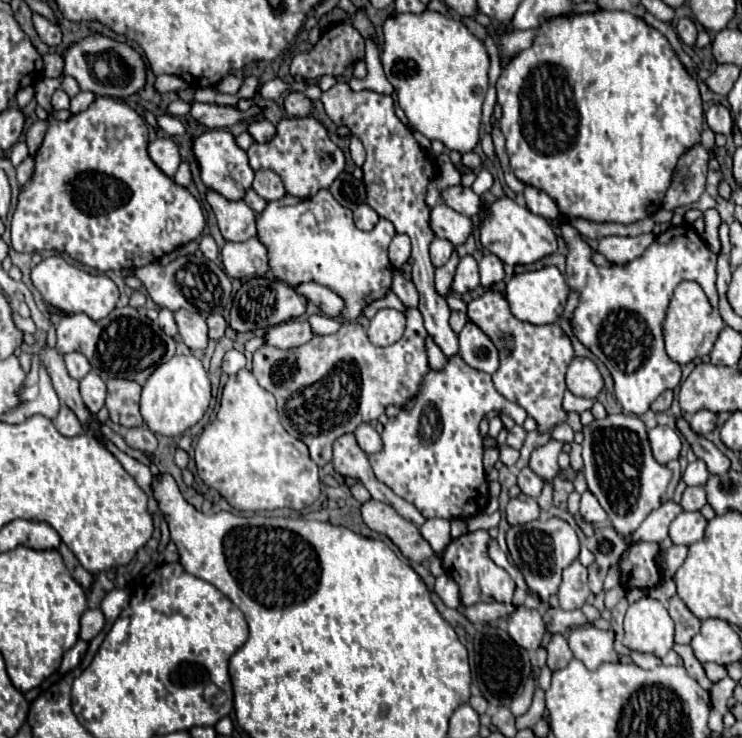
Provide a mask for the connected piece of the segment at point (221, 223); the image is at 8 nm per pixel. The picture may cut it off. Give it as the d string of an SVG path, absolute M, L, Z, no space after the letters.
M208 189L206 201L212 207L218 229L226 241L244 241L256 235L256 213L242 199L230 201Z

